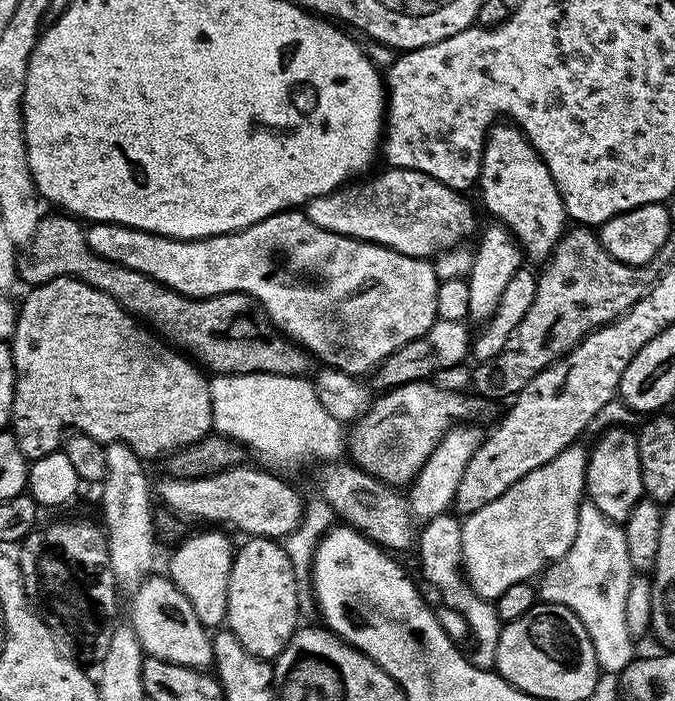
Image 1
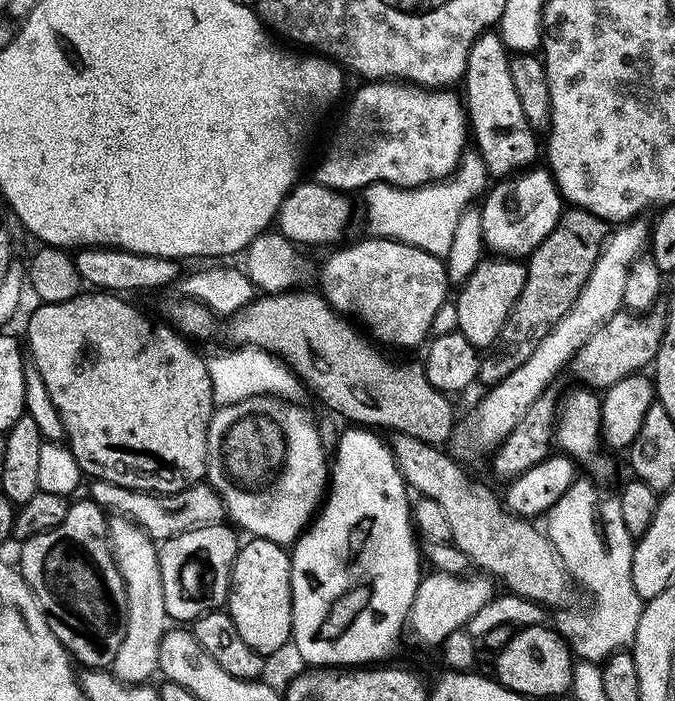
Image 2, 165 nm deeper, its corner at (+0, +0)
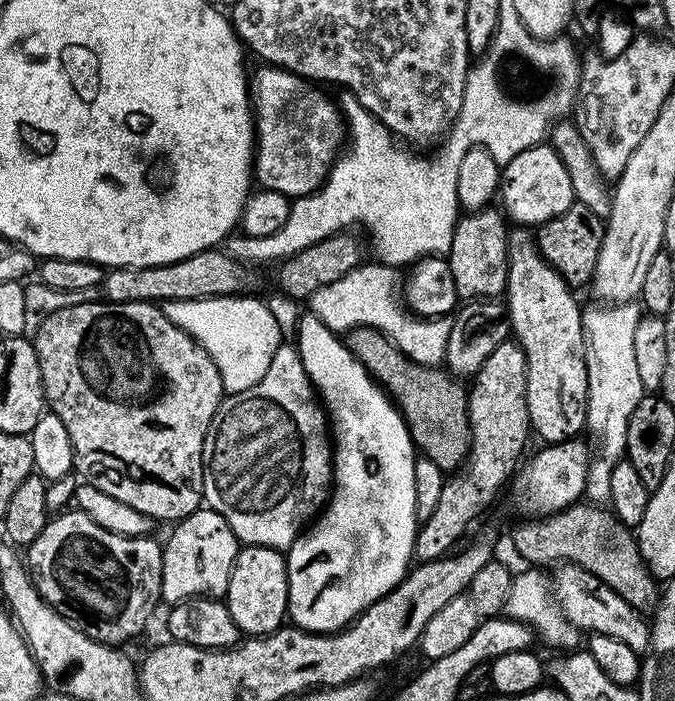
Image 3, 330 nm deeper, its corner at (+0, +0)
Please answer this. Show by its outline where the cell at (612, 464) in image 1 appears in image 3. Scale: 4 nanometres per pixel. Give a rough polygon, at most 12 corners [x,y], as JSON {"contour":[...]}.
{"contour":[[527,227],[508,233],[506,307],[544,442],[588,419],[584,317]]}

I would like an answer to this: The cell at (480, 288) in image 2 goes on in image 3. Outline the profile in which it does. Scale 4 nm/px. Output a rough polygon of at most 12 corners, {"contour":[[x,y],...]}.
{"contour":[[499,207],[461,215],[446,257],[457,297],[508,287],[509,225]]}

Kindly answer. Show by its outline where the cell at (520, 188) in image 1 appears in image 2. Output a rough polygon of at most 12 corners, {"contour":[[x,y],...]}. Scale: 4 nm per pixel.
{"contour":[[499,31],[473,42],[462,87],[489,173],[537,163]]}

